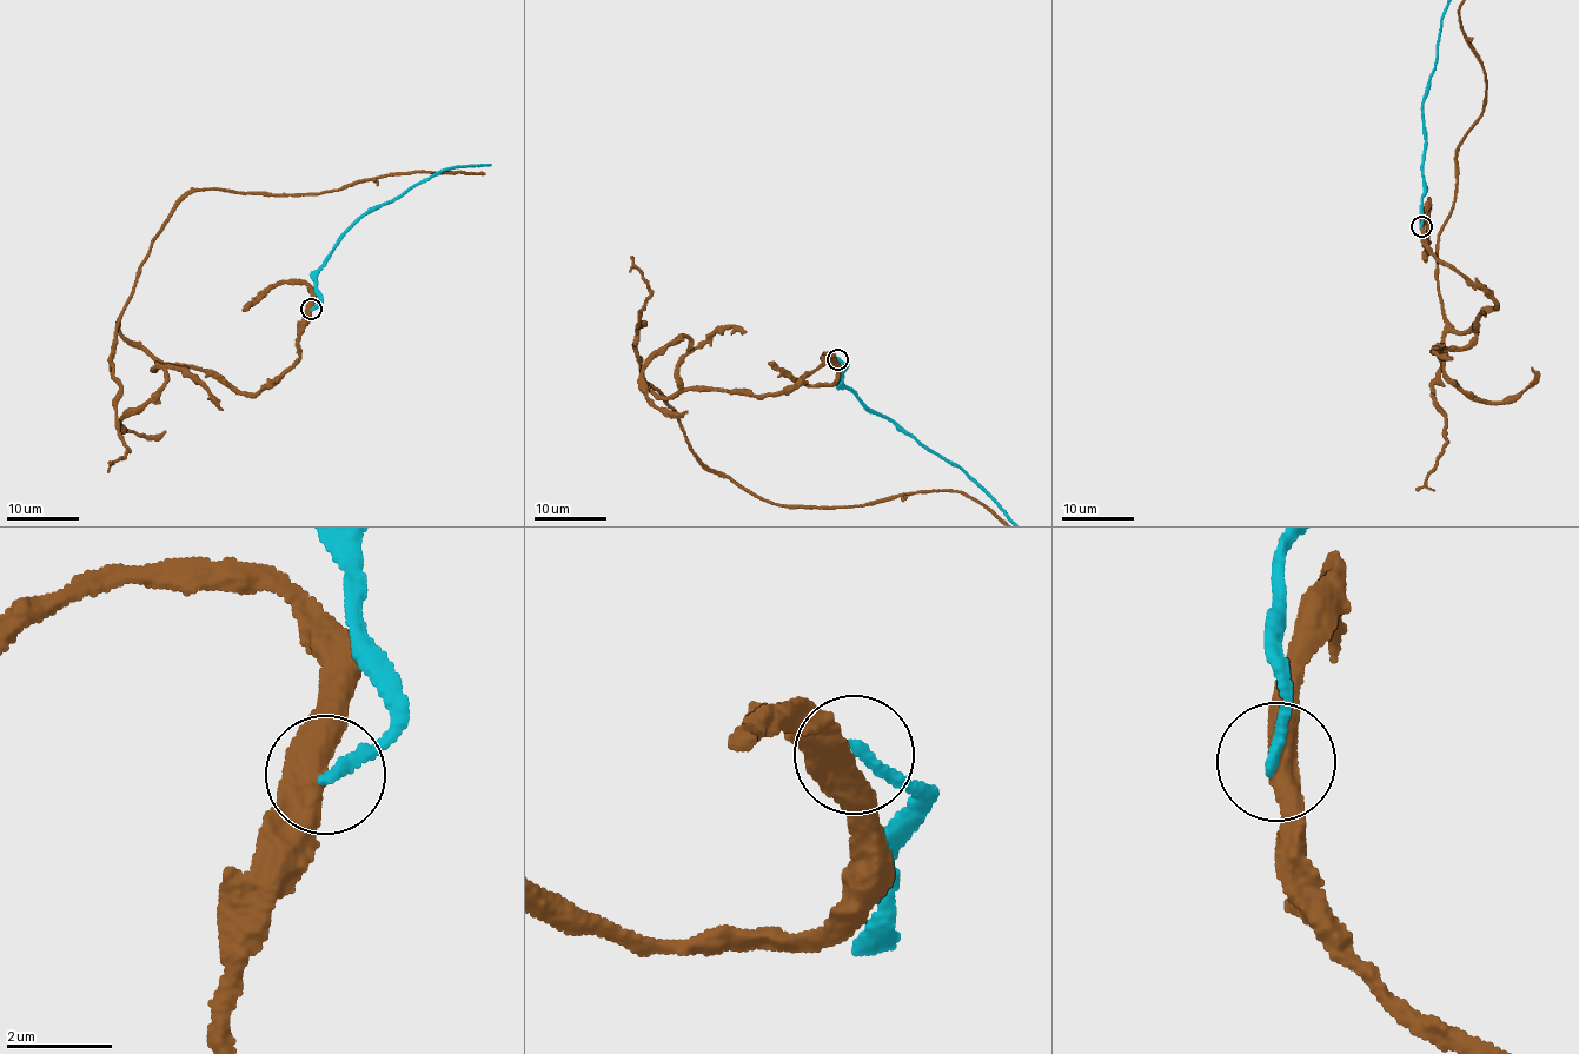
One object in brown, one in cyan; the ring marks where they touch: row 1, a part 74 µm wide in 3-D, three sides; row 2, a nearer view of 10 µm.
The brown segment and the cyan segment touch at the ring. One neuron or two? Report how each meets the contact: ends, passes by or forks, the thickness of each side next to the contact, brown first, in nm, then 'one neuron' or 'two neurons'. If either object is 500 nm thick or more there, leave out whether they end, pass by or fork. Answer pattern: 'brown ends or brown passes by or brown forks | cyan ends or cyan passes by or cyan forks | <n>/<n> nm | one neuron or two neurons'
500/200 nm | two neurons

